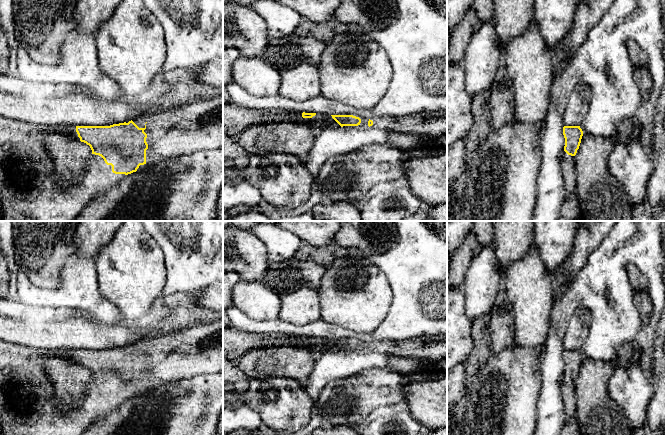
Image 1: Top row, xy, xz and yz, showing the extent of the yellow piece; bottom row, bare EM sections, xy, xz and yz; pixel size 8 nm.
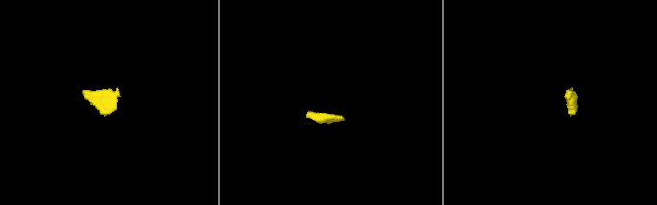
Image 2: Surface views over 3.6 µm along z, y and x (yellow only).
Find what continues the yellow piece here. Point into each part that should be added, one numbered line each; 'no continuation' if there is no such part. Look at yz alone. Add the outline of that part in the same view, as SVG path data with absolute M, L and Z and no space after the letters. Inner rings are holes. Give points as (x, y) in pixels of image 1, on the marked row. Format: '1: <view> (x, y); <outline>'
1: yz (567, 162); M563 151L560 156L560 167L564 179L565 197L568 197L576 189L575 157Z

